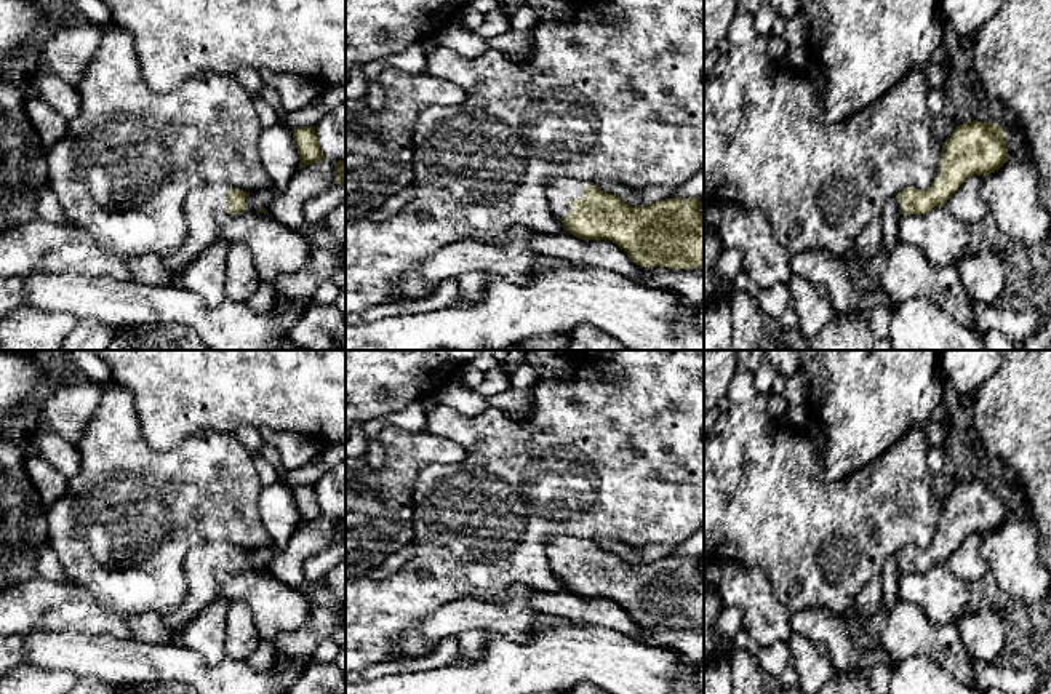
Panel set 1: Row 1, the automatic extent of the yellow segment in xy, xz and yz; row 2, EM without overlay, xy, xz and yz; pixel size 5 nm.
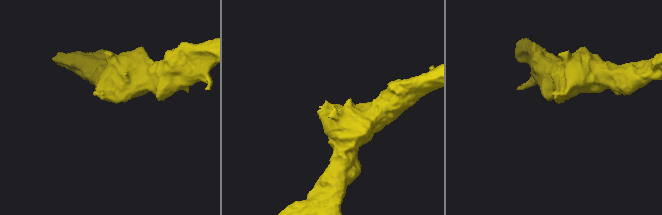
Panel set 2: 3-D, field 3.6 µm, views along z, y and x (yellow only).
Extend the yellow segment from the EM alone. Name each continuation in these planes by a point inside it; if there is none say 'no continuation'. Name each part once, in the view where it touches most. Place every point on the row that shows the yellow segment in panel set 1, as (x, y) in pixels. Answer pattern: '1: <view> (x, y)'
1: xz (560, 191)

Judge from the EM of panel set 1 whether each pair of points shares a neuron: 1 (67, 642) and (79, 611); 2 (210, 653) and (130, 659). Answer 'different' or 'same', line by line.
1: different
2: different

